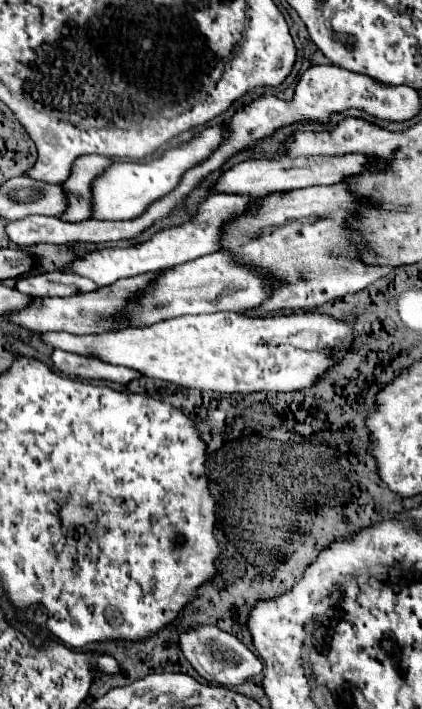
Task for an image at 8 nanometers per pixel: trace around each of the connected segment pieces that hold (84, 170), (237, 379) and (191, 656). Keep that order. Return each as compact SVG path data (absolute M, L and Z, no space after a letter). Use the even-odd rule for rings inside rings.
M82 155L72 163L70 177L60 183L62 191L66 195L66 211L60 215L62 221L82 221L88 219L90 213L84 217L84 213L78 215L78 193L84 193L86 189L90 191L90 183L94 177L102 173L112 163L112 159L102 157L102 155Z
M234 311L210 313L210 315L184 315L166 319L148 327L128 327L92 335L72 335L64 331L40 333L40 339L68 353L82 357L96 357L112 365L124 365L140 371L148 377L158 377L172 381L182 387L202 389L202 391L220 391L220 393L254 393L254 391L300 391L312 381L316 381L330 365L340 361L352 343L350 327L344 321L332 319L322 313L294 313L294 315L276 315L276 317L248 317Z
M196 625L180 633L180 649L184 657L192 663L192 667L208 681L220 685L240 685L248 677L258 675L262 671L262 663L258 657L236 637L218 629L216 625Z

